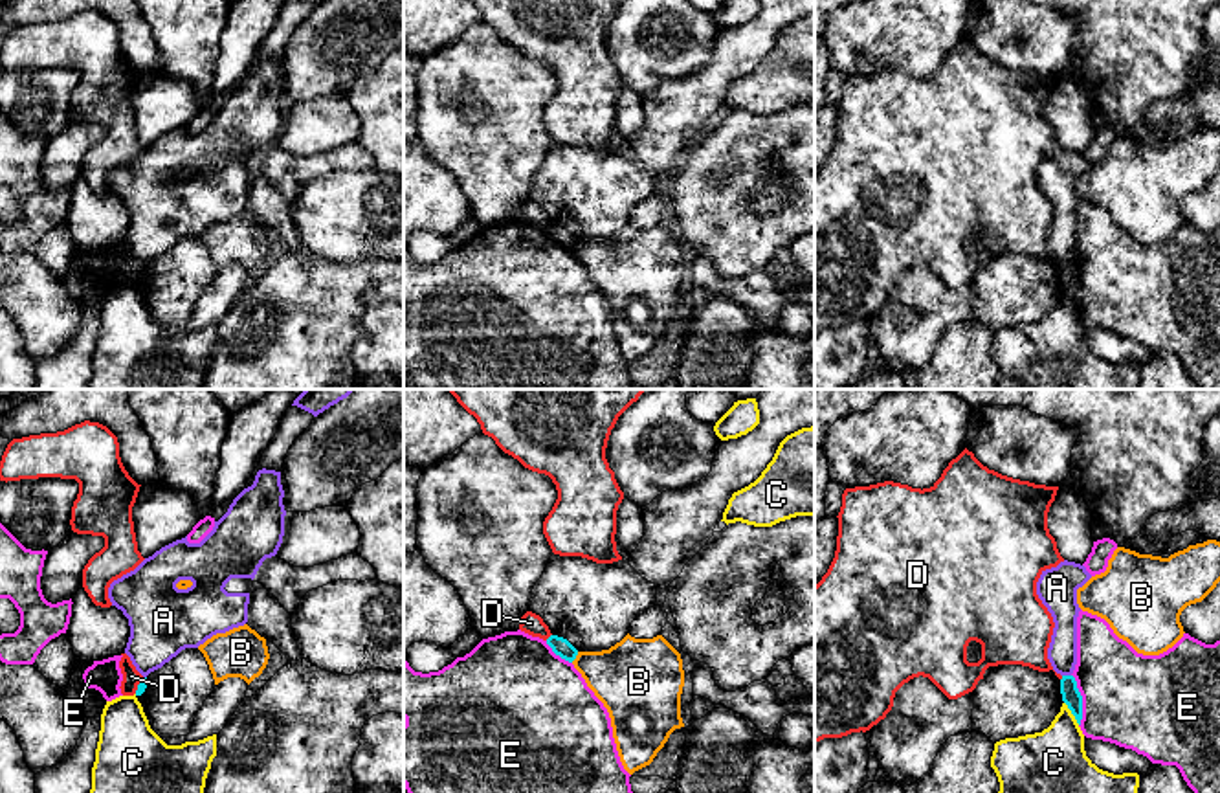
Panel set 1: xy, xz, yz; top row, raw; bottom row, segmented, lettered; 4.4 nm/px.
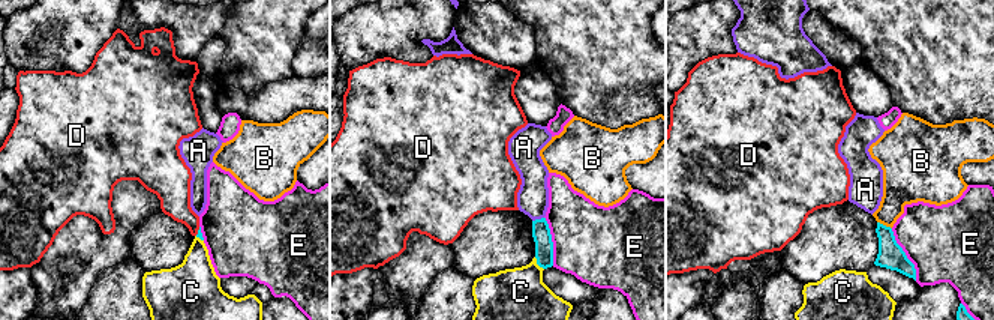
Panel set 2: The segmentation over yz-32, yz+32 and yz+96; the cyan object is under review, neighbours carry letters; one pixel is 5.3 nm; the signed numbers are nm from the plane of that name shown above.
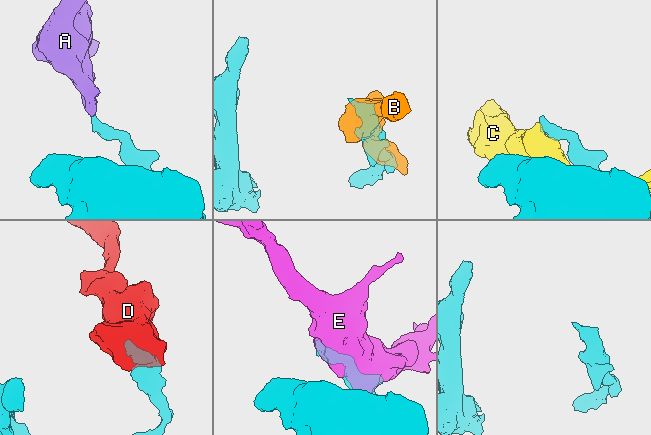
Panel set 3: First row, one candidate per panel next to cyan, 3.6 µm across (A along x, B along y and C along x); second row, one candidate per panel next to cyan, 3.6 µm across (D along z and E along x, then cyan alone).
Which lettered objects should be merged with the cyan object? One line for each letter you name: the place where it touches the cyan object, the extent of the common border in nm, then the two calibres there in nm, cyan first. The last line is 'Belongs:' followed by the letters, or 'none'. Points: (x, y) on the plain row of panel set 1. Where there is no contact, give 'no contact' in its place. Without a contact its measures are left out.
Belongs: none

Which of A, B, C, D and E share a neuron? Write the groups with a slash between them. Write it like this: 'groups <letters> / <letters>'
groups A / B / C / D / E

